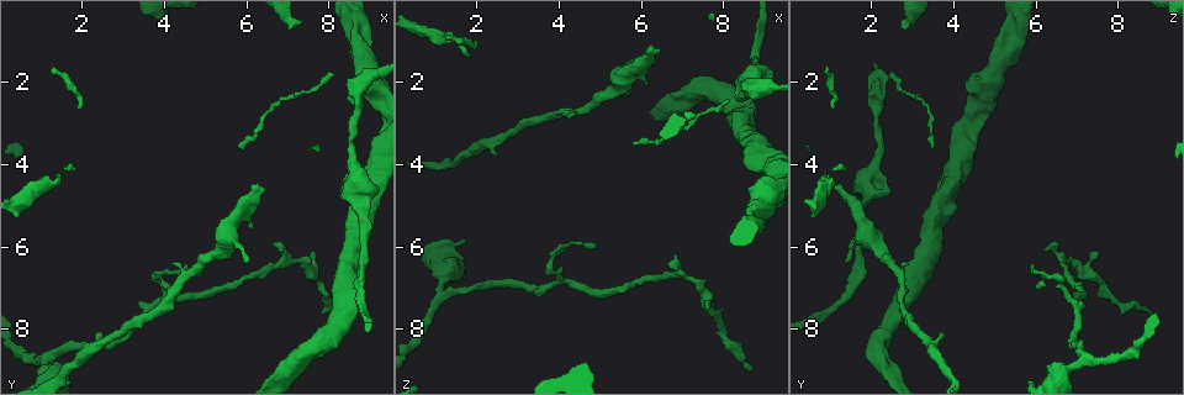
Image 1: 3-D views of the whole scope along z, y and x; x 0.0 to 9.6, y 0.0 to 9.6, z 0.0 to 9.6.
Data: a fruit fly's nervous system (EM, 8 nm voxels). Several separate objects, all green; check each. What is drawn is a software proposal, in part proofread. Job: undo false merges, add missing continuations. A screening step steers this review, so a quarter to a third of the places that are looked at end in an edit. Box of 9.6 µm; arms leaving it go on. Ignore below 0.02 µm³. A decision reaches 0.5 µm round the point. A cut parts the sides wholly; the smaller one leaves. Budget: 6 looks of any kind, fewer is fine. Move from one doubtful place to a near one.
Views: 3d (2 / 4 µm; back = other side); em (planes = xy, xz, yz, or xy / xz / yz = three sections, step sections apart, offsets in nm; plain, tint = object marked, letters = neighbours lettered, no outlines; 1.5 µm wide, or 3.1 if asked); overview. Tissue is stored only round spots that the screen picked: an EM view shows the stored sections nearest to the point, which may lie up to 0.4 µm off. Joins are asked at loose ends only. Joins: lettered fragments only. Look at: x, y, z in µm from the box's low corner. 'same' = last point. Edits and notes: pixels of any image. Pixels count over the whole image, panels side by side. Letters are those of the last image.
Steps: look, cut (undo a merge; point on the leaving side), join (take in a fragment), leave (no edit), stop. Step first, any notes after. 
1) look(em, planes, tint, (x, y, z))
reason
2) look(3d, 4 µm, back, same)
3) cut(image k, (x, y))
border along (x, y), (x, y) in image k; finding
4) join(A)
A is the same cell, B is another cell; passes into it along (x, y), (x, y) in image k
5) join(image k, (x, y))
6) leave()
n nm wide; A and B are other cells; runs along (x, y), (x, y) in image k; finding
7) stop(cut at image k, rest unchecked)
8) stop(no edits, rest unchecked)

look(em, xz, step 8, tint, (8.75, 7.80, 9.05))
free end

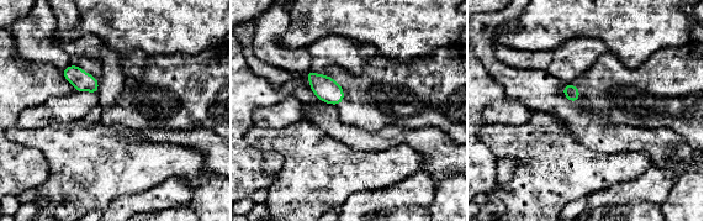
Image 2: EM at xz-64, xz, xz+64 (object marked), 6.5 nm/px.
look(em, planes, letters, same)
another direction

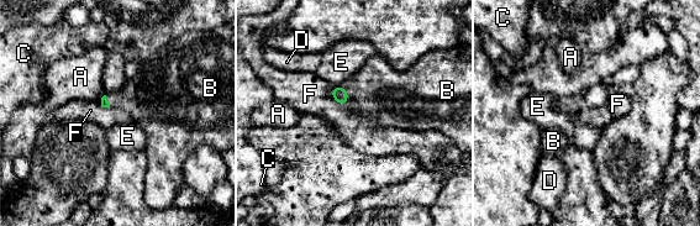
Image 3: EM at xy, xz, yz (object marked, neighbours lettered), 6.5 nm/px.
join(B)
B is the same cell, A, C, D, E and F are other cells; passes into it along (340, 94), (347, 93), (380, 92) in image 3; it goes on there

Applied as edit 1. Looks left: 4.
look(overview)
see it whole again

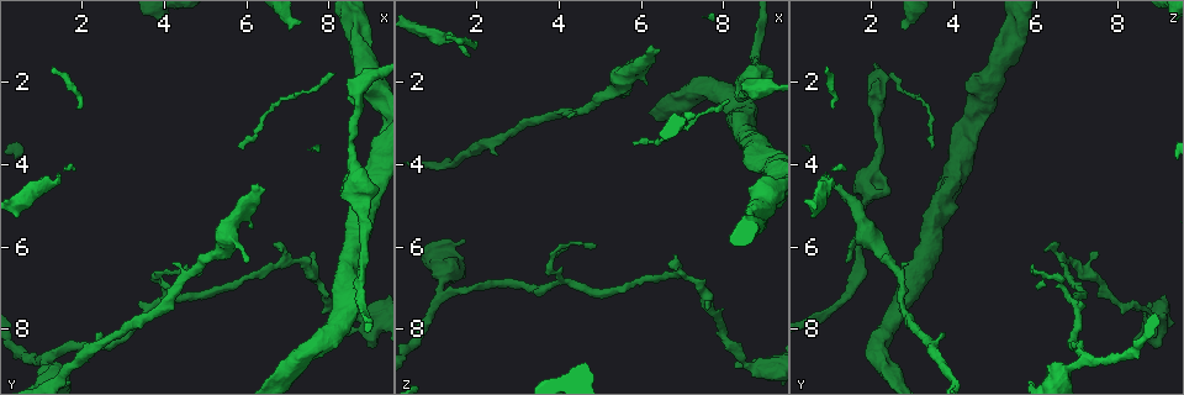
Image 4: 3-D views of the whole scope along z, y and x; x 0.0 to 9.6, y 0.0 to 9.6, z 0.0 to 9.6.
look(3d, 2 µm, (6.05, 6.35, 1.40))
free end

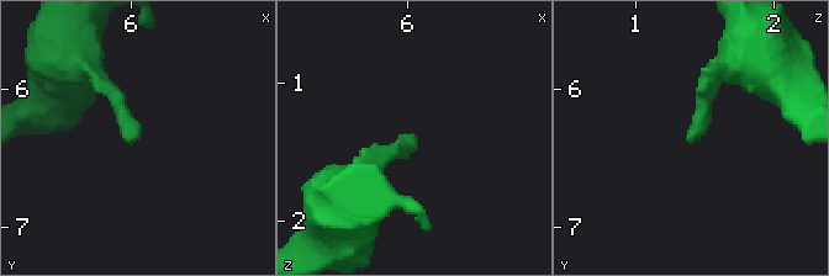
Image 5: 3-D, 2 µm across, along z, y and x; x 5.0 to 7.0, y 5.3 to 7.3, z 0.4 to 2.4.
look(em, planes, letters, (6.02, 6.36, 1.40))

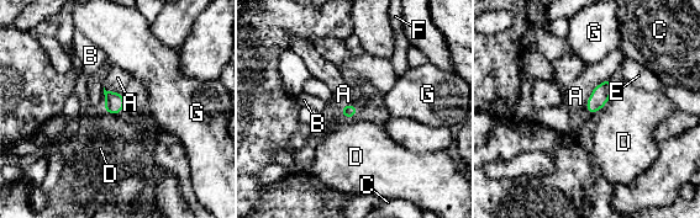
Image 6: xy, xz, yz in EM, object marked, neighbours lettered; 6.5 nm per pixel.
join(F)
F is the same cell, A, B, C, D, E and G are other cells; the neuron continues

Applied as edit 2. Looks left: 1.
stop(join at image 3, join at image 6, rest unchecked)

